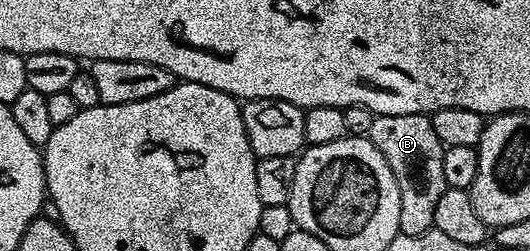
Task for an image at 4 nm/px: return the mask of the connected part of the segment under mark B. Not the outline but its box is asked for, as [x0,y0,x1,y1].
[366,115,448,235]

